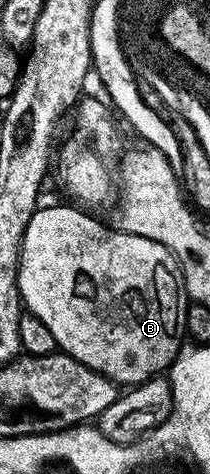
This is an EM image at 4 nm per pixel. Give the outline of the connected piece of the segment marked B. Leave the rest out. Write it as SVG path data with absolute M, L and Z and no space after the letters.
M43 205L33 213L33 217L29 217L29 225L25 229L25 237L19 254L19 297L22 306L36 319L41 320L45 329L49 329L49 333L53 333L55 346L60 352L72 355L77 361L89 365L94 371L99 371L105 377L112 379L116 385L134 385L144 383L147 379L156 378L170 368L179 348L185 343L183 326L189 299L183 285L183 271L171 250L165 245L161 245L149 237L131 235L128 231L118 230L114 226L106 227L105 224L95 220L98 218L94 214L88 213L78 206L70 206L46 207Z

